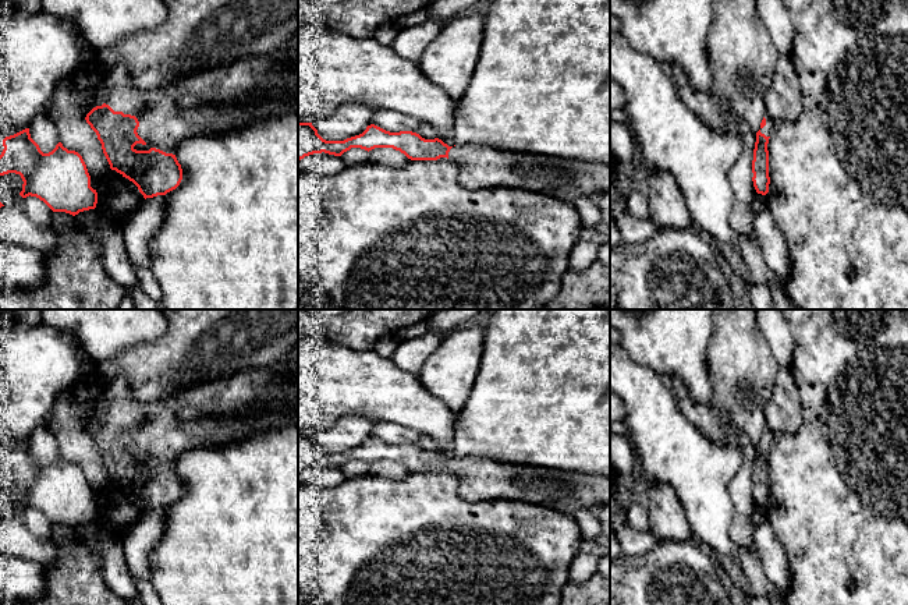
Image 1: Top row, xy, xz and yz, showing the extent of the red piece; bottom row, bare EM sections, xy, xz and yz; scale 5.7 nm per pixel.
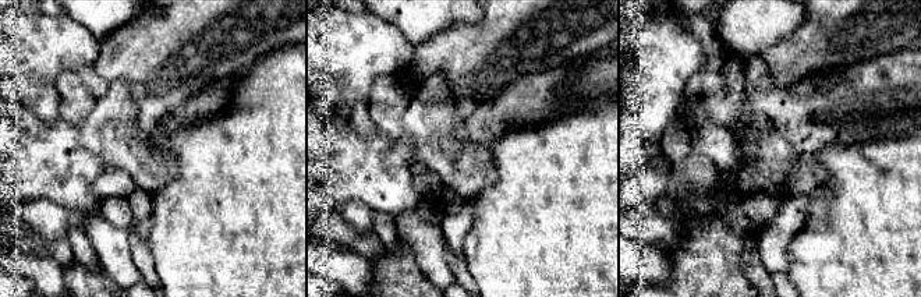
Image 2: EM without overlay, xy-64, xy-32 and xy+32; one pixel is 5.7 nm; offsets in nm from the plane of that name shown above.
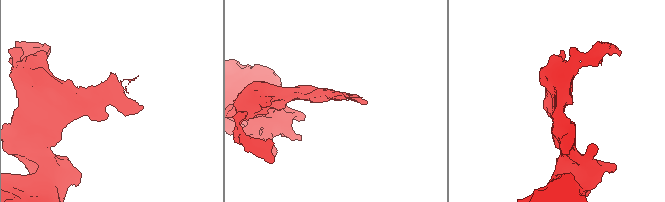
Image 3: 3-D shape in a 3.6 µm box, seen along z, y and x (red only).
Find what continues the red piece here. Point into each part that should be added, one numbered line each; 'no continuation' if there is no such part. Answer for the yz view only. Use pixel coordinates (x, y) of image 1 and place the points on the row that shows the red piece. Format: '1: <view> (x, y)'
1: yz (783, 99)

